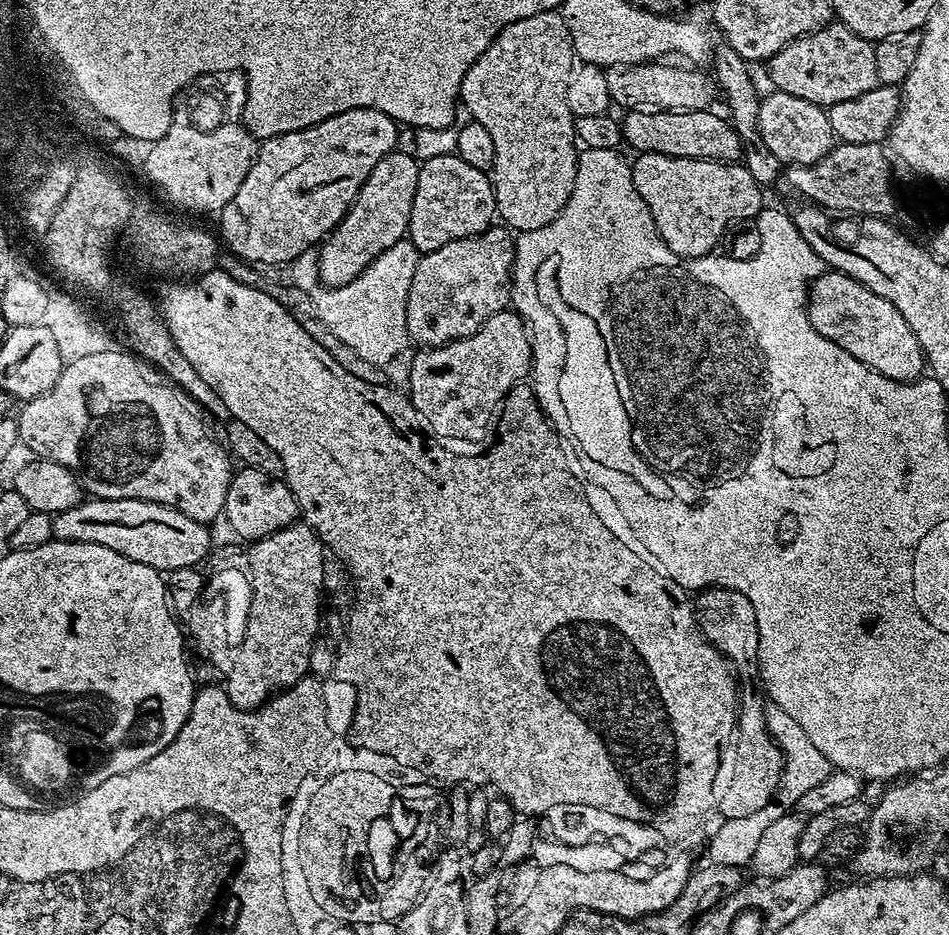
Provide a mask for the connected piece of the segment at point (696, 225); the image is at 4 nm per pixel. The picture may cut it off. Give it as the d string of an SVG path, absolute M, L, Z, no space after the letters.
M642 152L631 161L632 181L650 214L656 223L658 234L664 245L674 254L694 258L709 255L719 245L722 234L730 222L755 220L765 207L766 200L761 184L748 173L743 163L719 164L713 160L695 160L694 158L674 158L666 154Z

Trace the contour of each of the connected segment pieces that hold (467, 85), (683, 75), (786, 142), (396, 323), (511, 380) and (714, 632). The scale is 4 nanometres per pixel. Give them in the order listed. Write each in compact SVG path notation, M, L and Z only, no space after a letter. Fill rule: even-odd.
M559 11L539 12L538 14L530 14L530 18L522 18L518 22L508 24L502 29L497 36L492 39L492 45L486 49L483 54L476 59L474 66L470 66L470 70L466 70L466 74L462 78L462 86L460 87L459 103L469 113L471 119L477 120L482 126L486 126L486 131L490 134L490 139L494 141L494 162L492 163L492 171L490 179L492 181L492 189L494 190L494 198L496 199L496 216L501 220L513 233L519 234L529 232L530 230L542 230L542 226L550 226L550 222L554 222L554 218L558 218L558 214L566 206L566 202L570 198L570 194L576 185L576 166L578 163L578 141L575 132L575 119L573 117L570 106L566 106L566 86L568 78L574 71L574 53L572 50L572 39L570 38L570 30L566 30L566 22L560 16Z
M649 62L646 64L610 64L606 68L606 82L615 107L623 110L651 110L653 112L685 112L686 110L711 109L712 99L717 99L718 85L696 66L683 63Z
M775 90L769 91L769 96L765 95L760 101L760 109L758 110L758 130L760 131L760 137L762 142L766 142L766 150L770 150L770 154L774 154L774 158L778 158L781 165L784 166L795 166L798 164L813 164L818 162L822 157L829 152L837 143L836 135L830 130L830 118L828 117L827 111L821 108L819 104L814 102L806 102L806 98L794 98L794 94L786 94L785 92L777 92Z
M405 238L390 250L382 250L374 262L350 282L337 288L325 287L314 296L316 316L327 330L344 342L360 358L376 365L388 366L392 359L410 344L406 326L406 302L410 282L414 282L414 270L421 253Z
M505 310L494 314L489 320L484 323L474 334L470 334L466 338L461 340L455 340L449 344L444 344L440 348L424 348L420 350L420 353L412 360L412 365L408 368L408 388L407 391L410 393L410 403L418 410L422 420L430 420L435 425L436 430L440 434L450 434L450 436L468 436L468 438L474 438L474 436L484 435L484 412L490 410L496 400L500 398L504 389L511 390L515 384L527 381L529 379L532 370L532 341L528 338L528 330L524 323L524 320L515 310Z
M729 588L703 589L694 600L697 627L704 637L725 657L733 668L738 681L737 727L734 738L738 746L738 763L724 766L714 778L714 804L723 819L745 818L775 797L781 774L784 772L784 756L773 742L765 726L766 703L759 682L758 618L754 606L744 594Z

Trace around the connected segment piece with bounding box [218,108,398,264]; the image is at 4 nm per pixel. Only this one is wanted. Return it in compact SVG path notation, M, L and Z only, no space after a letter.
M355 108L346 110L342 114L334 114L306 130L294 130L290 134L282 134L263 141L259 145L256 159L252 161L246 178L242 178L242 186L238 186L238 194L234 194L234 198L230 198L230 202L226 202L226 206L218 213L218 220L220 220L218 236L223 247L227 251L229 248L238 259L249 260L252 264L288 264L291 260L298 259L307 248L315 249L329 232L340 225L340 220L348 213L348 208L354 202L358 190L367 182L370 170L374 170L374 166L378 166L378 162L382 162L382 158L386 158L386 154L390 154L397 147L396 131L398 131L396 121L391 120L386 114L382 114L382 110Z

